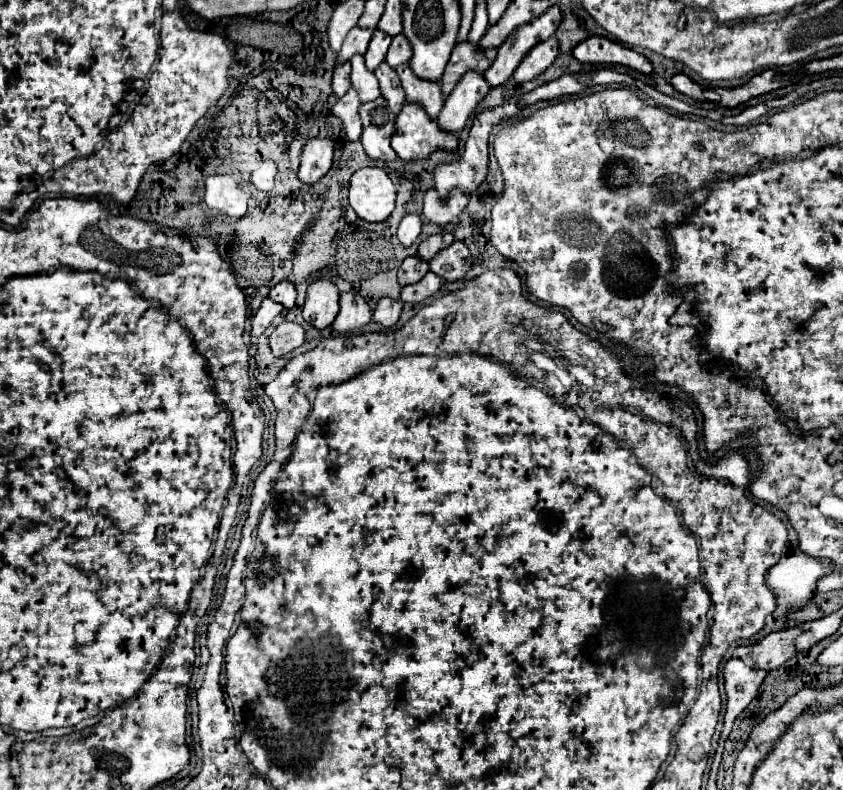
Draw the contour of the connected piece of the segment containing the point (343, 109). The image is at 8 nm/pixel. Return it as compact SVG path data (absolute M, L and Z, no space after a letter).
M349 88L347 94L343 98L337 100L337 104L333 106L333 114L343 122L345 130L347 130L347 138L349 140L359 140L361 136L361 118L359 118L359 94L357 88Z

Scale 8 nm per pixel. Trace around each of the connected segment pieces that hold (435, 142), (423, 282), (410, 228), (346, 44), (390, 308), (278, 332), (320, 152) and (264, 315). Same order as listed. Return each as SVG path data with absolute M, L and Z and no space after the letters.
M403 104L391 146L403 160L419 160L435 150L457 150L459 136L443 132L437 120L429 118L421 104Z
M427 272L419 282L401 288L401 300L409 302L409 304L423 302L425 298L433 296L439 290L439 286L441 286L441 278L433 272Z
M407 214L401 224L399 224L399 230L397 230L397 238L401 240L403 246L411 246L415 242L415 238L419 236L421 232L421 226L423 226L423 220L417 216L417 214Z
M359 26L351 28L347 38L343 40L343 48L337 56L337 62L341 64L341 62L349 60L353 54L365 54L371 36L373 36L373 30L369 30L369 28L359 28Z
M381 298L377 308L373 310L373 320L383 324L385 328L393 326L397 320L399 320L399 314L401 314L401 308L403 308L403 302L401 300L393 300L393 298Z
M281 322L271 334L271 352L285 356L305 342L305 330L293 322Z
M309 138L303 146L299 180L305 184L315 184L319 178L327 174L333 160L333 140L329 138Z
M265 298L265 300L261 302L257 314L253 316L253 322L251 322L251 336L255 336L255 338L261 336L261 334L265 332L265 328L271 324L271 320L273 320L277 314L281 314L281 310L283 310L281 304L277 304L277 302Z

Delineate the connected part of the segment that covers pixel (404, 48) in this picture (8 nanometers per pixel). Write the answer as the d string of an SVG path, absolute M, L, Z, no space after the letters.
M405 34L393 36L393 42L391 42L389 52L387 52L387 64L391 68L397 68L399 64L405 64L409 60L411 60L411 44L409 44L409 40L405 38Z

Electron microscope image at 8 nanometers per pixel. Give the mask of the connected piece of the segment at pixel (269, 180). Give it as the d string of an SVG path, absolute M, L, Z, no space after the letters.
M271 160L263 162L263 164L251 174L251 182L253 182L253 186L255 186L257 190L261 190L261 192L271 192L271 190L273 190L275 172L277 172L275 162L271 162Z

